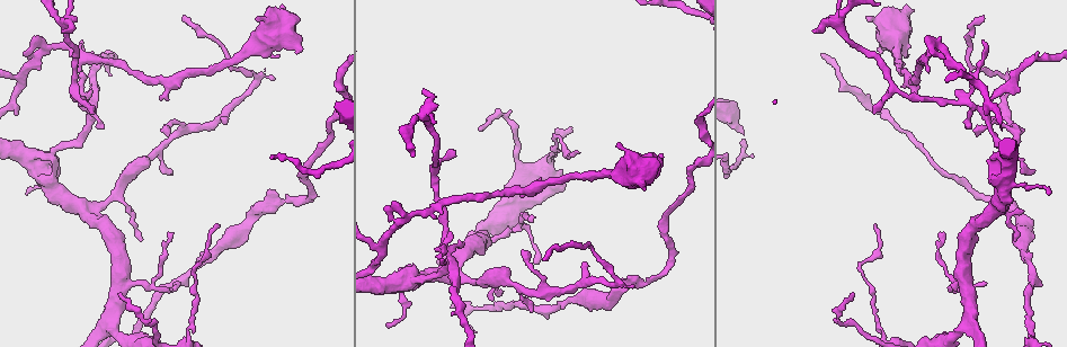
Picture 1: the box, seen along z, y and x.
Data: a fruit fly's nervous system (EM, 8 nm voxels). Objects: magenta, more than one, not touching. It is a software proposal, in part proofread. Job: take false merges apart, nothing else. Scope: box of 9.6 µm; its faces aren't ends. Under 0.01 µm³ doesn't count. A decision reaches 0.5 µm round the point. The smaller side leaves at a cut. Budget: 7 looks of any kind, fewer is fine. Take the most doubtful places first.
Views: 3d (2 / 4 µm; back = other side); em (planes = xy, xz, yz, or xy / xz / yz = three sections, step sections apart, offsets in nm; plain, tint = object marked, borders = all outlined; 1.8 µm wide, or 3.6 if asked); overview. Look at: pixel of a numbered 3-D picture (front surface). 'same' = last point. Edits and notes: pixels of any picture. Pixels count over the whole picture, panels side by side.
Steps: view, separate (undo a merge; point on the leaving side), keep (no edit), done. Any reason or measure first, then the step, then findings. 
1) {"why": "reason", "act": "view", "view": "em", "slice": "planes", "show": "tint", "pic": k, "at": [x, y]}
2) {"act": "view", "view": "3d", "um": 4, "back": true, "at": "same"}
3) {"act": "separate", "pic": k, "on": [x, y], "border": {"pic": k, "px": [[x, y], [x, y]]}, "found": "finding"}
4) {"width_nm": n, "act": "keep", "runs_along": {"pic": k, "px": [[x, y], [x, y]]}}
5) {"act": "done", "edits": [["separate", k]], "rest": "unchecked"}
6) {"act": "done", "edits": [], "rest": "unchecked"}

{"why": "three-way junction", "act": "view", "view": "em", "um": 3.6, "slice": "planes", "show": "tint", "pic": 1, "at": [87, 115]}

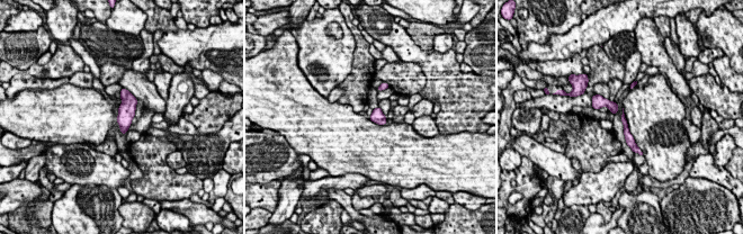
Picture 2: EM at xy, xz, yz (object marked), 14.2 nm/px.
{"act": "keep", "runs_along": {"pic": 2, "px": [[596, 100], [623, 113], [633, 145]]}, "found": "one cell here"}

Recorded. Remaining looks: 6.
{"why": "three arms meet", "act": "view", "view": "3d", "um": 2, "pic": 1, "at": [1007, 178]}

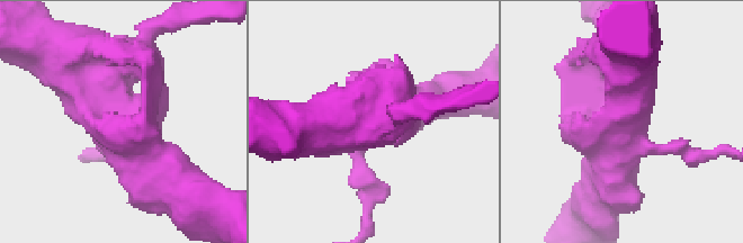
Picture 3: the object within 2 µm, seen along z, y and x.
{"act": "view", "view": "em", "slice": "xz", "step": 16, "show": "tint", "pic": 3, "at": [133, 128]}

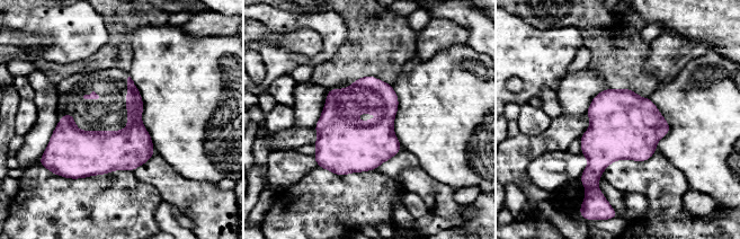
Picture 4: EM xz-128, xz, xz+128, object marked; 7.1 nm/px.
{"act": "view", "view": "em", "slice": "planes", "show": "tint", "at": "same"}

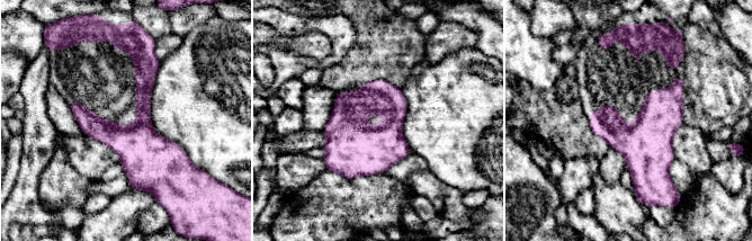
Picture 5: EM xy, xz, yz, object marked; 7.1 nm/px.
{"act": "keep", "runs_along": {"pic": 5, "px": [[139, 54], [142, 175], [132, 186]]}, "found": "all the same cell"}

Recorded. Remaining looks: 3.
{"why": "a fork", "act": "view", "view": "3d", "um": 2, "pic": 1, "at": [956, 283]}

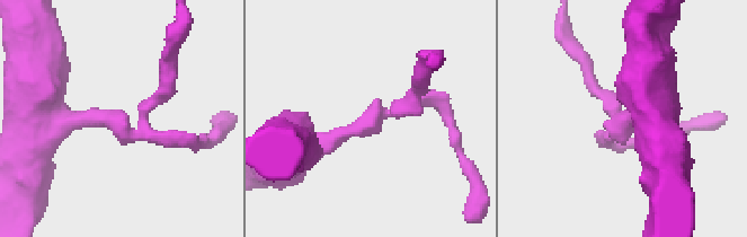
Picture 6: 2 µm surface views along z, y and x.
{"why": "shape alone is not enough", "act": "view", "view": "em", "slice": "xz", "step": 4, "show": "plain", "pic": 6, "at": [616, 126]}

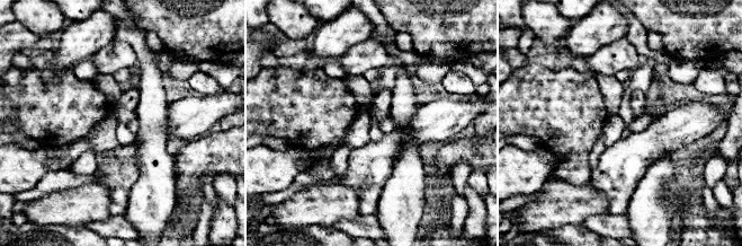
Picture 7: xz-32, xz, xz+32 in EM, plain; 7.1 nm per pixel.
{"act": "view", "view": "em", "slice": "xz", "step": 4, "show": "tint", "at": "same"}

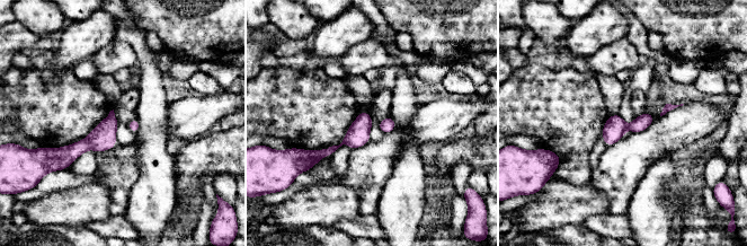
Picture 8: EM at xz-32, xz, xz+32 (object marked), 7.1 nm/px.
{"act": "keep", "found": "one cell here"}

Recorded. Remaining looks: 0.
{"act": "done", "edits": [], "rest": "unchecked"}

